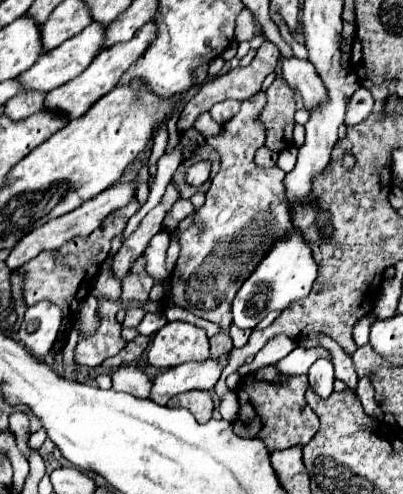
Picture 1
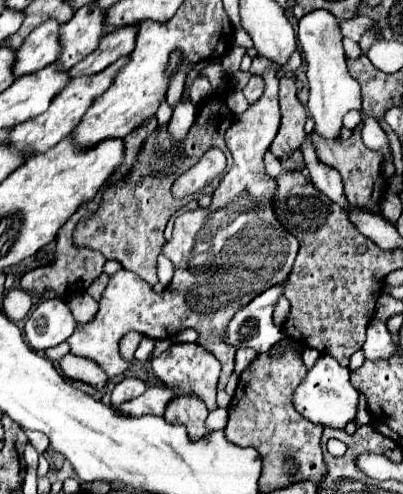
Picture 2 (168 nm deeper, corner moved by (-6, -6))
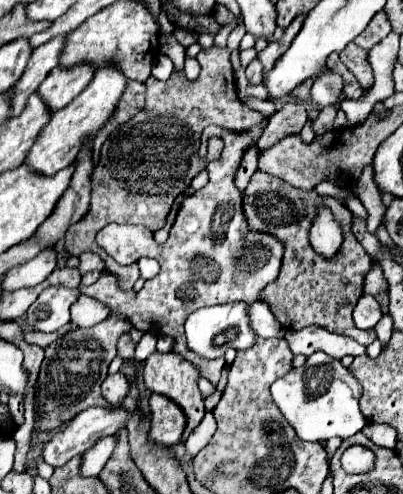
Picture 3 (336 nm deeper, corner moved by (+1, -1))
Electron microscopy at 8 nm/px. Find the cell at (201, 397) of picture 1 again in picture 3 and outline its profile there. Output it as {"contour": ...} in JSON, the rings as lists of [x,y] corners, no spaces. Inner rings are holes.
{"contour":[[[152,394],[150,396],[150,440],[162,446],[174,446],[180,442],[182,432],[186,428],[184,412],[166,396]]]}

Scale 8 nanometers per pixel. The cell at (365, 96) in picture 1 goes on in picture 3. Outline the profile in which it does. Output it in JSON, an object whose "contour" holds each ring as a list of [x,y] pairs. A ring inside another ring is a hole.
{"contour":[[[328,106],[320,112],[320,116],[312,122],[312,130],[316,136],[320,134],[326,134],[328,130],[332,130],[332,122],[334,122],[334,116],[336,116],[336,106]]]}

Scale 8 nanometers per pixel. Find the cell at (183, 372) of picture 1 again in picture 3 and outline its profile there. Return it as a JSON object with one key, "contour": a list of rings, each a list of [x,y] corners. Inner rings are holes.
{"contour":[[[114,406],[112,410],[106,408],[88,408],[84,412],[80,412],[74,420],[70,420],[66,426],[62,426],[42,448],[42,458],[44,462],[48,462],[50,466],[62,466],[66,464],[70,458],[84,454],[84,450],[88,450],[88,446],[92,446],[92,442],[98,442],[100,438],[104,438],[106,434],[116,434],[116,430],[120,430],[122,426],[128,424],[130,414],[126,410],[122,410],[120,406]]]}

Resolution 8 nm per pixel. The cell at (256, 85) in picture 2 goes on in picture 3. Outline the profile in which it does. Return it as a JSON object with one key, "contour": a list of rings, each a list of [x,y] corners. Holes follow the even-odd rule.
{"contour":[[[258,58],[252,60],[252,62],[248,64],[248,68],[246,68],[246,76],[248,76],[250,84],[262,84],[262,64],[260,64]]]}

